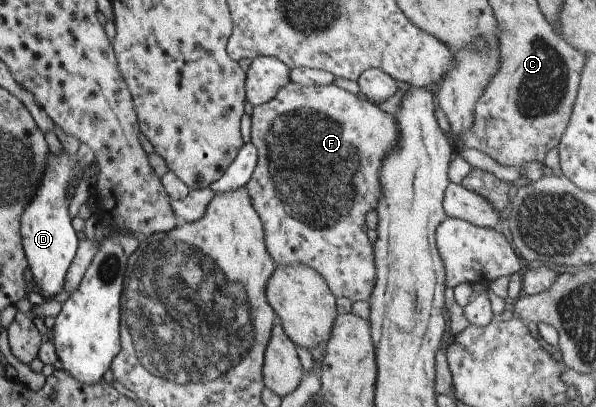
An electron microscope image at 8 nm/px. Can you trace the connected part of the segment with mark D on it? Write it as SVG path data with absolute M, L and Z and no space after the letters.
M63 149L57 155L48 151L45 155L45 170L37 190L19 215L19 234L27 259L27 267L32 272L35 285L40 288L36 292L43 297L44 301L49 301L52 295L63 290L68 266L75 256L78 238L70 226L68 193L74 192L75 189L72 189L72 186L77 185L83 171L76 160L76 154L68 154Z

